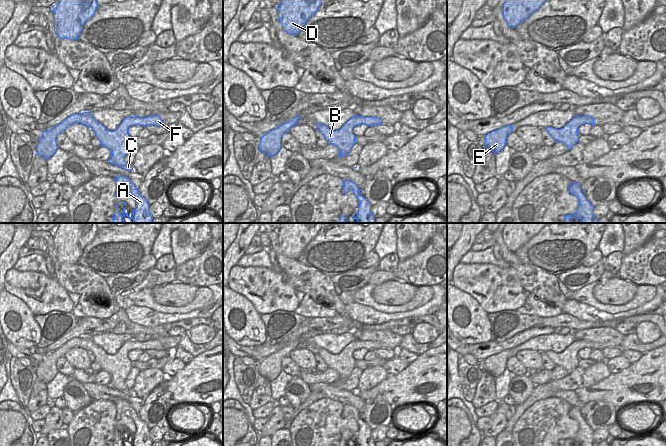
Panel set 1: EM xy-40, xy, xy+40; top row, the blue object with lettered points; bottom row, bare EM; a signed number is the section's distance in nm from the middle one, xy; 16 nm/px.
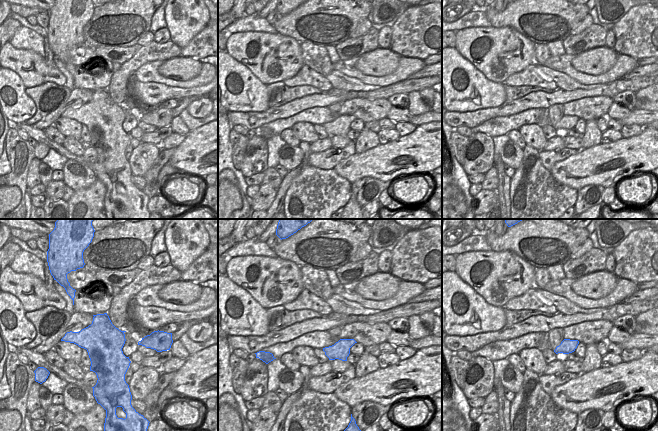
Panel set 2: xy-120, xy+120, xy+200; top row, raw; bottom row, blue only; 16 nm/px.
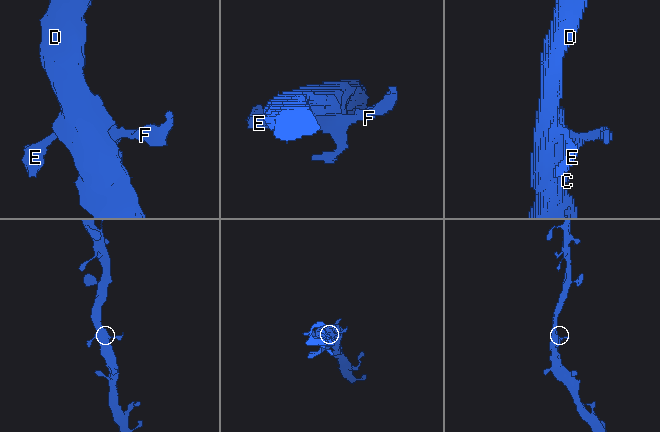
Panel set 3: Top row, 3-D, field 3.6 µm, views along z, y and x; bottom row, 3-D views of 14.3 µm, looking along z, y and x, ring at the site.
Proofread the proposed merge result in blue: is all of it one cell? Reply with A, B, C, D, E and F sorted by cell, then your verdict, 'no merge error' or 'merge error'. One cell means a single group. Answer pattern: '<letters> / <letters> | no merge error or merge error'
A B C D E F | no merge error

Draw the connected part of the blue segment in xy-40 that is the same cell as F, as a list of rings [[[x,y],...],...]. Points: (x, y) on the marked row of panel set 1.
[[[83,112],[67,117],[63,122],[50,130],[45,130],[38,140],[36,151],[38,156],[49,159],[54,155],[58,146],[57,135],[63,133],[66,128],[74,123],[81,123],[88,128],[92,128],[96,138],[100,140],[101,146],[107,147],[111,151],[109,162],[125,170],[133,171],[133,165],[125,162],[125,156],[133,143],[133,138],[128,134],[128,129],[134,125],[145,126],[165,126],[158,115],[148,117],[137,117],[136,115],[126,117],[114,131],[106,129],[101,123],[96,121],[91,115],[92,112]]]

